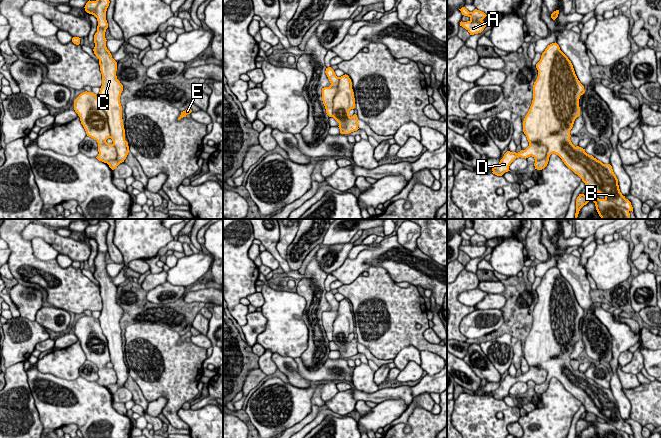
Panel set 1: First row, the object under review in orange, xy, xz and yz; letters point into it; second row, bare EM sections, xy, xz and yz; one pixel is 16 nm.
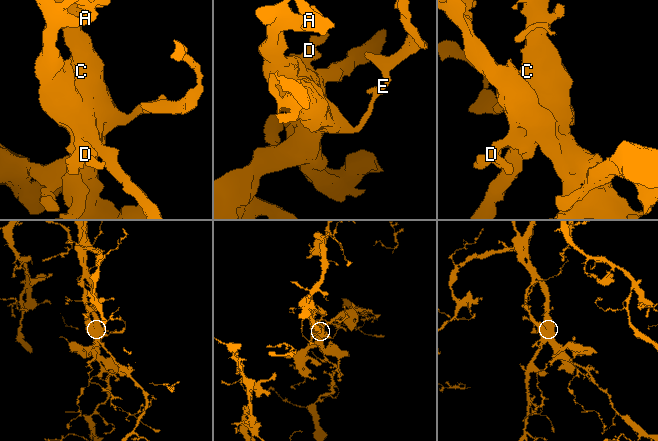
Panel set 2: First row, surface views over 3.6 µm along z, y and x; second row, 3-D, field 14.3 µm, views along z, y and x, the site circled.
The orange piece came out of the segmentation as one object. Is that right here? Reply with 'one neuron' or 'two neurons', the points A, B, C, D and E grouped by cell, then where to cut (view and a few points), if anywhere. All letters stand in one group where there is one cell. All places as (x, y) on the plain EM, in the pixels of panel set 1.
one neuron; groups A B C D E; cut none

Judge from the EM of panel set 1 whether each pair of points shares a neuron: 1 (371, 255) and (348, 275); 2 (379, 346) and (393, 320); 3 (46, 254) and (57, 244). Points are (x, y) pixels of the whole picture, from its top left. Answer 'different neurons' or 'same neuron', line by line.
1: same neuron
2: same neuron
3: different neurons

